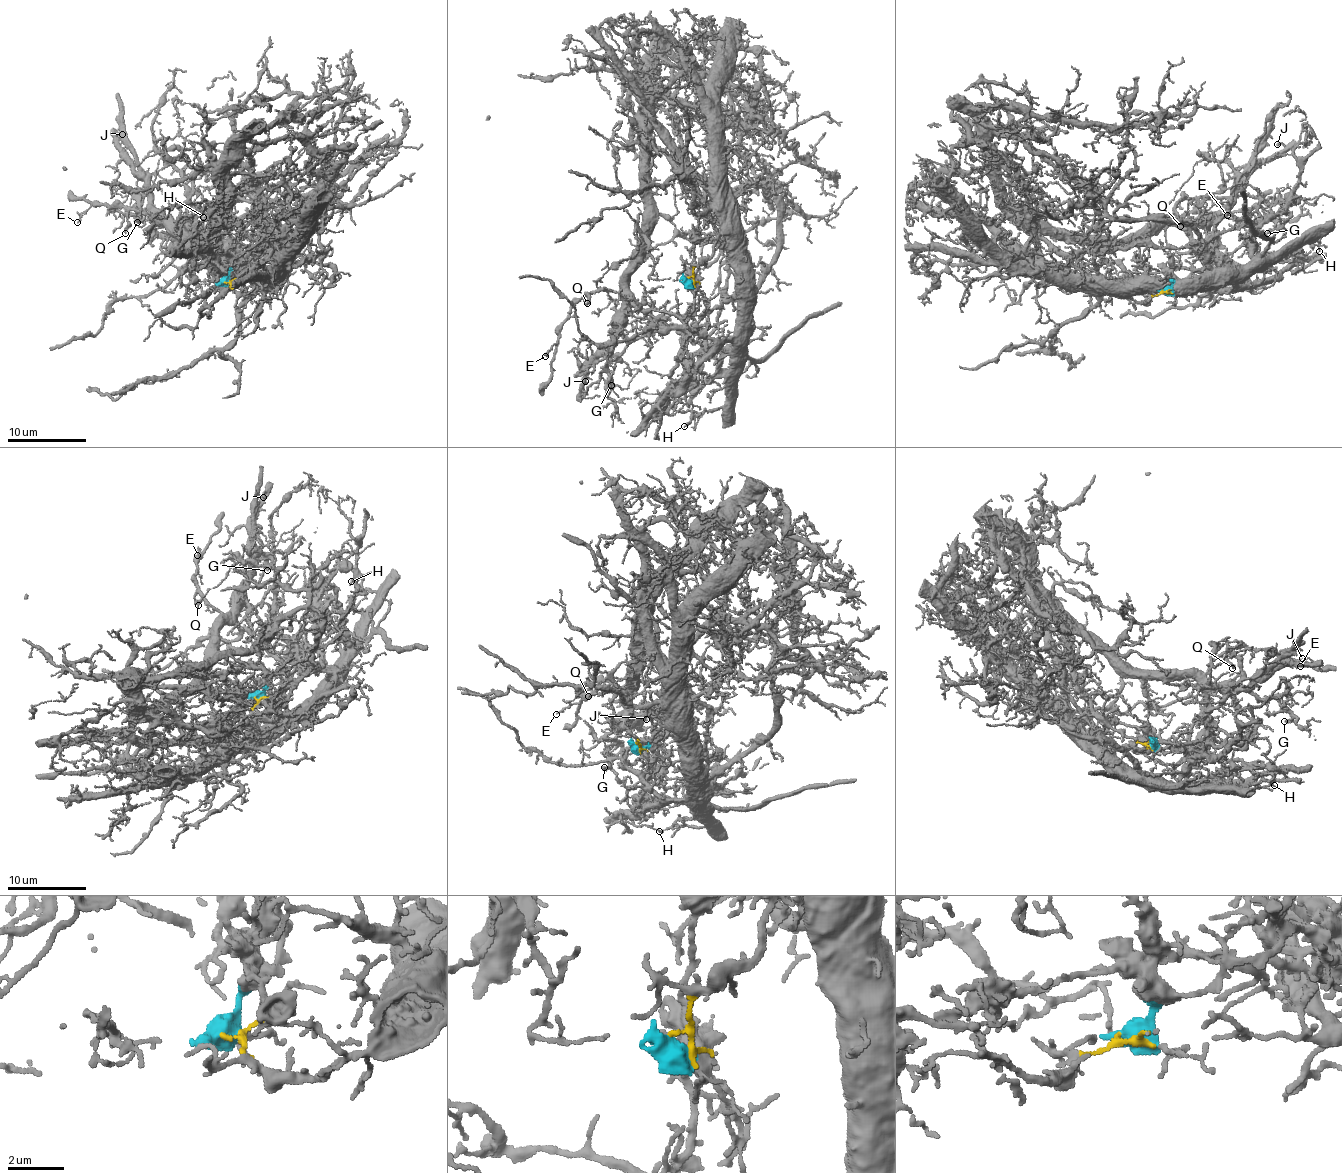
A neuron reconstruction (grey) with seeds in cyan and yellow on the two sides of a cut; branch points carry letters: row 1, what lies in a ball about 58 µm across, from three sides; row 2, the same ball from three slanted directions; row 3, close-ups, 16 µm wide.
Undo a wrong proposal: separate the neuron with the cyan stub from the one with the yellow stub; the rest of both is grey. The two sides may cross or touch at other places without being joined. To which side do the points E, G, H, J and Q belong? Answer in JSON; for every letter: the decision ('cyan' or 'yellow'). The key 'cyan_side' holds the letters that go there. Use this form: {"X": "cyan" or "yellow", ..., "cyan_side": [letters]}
{"E": "cyan", "G": "cyan", "H": "yellow", "J": "cyan", "Q": "cyan", "cyan_side": ["E", "G", "J", "Q"]}

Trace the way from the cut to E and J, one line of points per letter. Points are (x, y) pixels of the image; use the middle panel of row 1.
E: (687, 278), (707, 302), (691, 329), (602, 289), (572, 306), (546, 356)
J: (687, 278), (707, 302), (689, 329), (632, 305), (614, 344), (591, 362), (586, 380)

